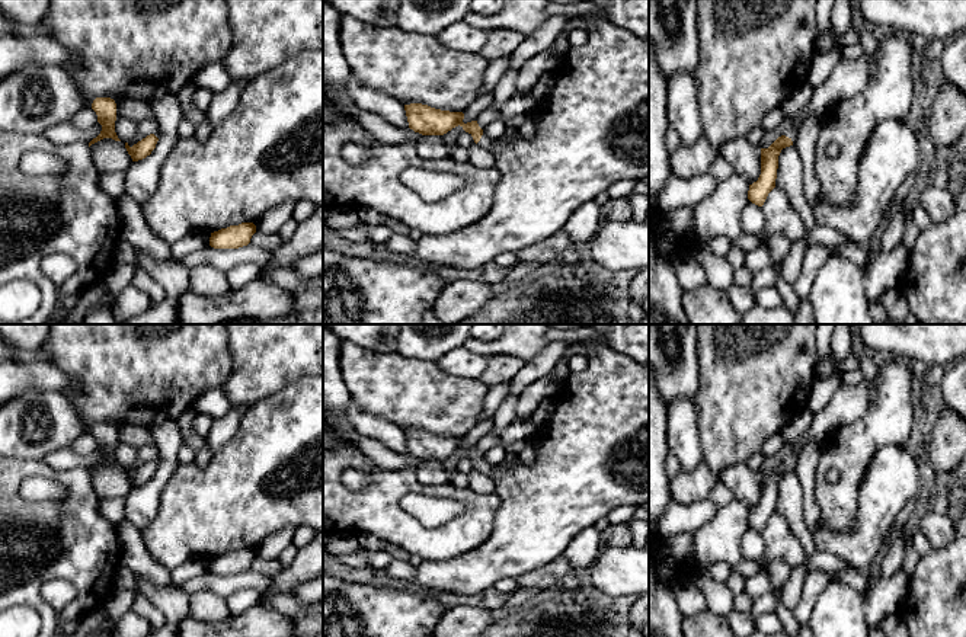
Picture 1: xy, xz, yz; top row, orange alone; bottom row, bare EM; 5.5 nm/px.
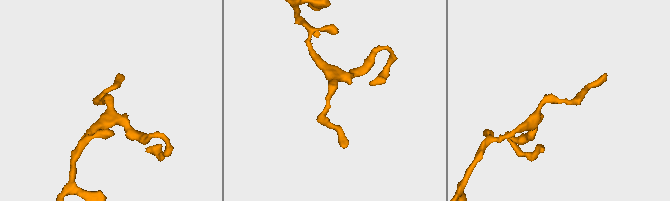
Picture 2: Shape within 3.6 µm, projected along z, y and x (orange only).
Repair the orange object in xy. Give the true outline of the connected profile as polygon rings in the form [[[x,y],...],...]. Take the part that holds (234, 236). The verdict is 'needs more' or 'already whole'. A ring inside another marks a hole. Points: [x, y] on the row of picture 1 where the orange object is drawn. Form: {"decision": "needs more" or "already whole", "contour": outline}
{"decision": "already whole", "contour": [[[253,223],[230,225],[211,233],[209,246],[214,249],[239,249],[247,246],[255,233],[256,225]]]}

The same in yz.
{"decision": "needs more", "contour": [[[802,125],[790,128],[778,137],[768,148],[761,148],[761,175],[757,182],[749,185],[748,199],[762,207],[768,193],[775,188],[778,156],[783,148],[794,144]]]}

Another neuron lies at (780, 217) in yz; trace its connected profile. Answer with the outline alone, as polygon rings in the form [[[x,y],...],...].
[[[775,186],[761,207],[765,225],[761,233],[743,233],[738,240],[738,246],[746,253],[761,247],[775,233],[786,234],[791,241],[806,237],[806,227],[799,212],[790,204],[787,193]]]

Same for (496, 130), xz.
[[[496,119],[483,129],[483,134],[496,141],[506,135],[506,124],[502,119]]]

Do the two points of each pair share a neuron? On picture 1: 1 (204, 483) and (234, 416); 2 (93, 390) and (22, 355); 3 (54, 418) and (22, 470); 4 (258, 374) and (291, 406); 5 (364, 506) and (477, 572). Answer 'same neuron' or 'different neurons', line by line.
1: different neurons
2: different neurons
3: different neurons
4: different neurons
5: different neurons

